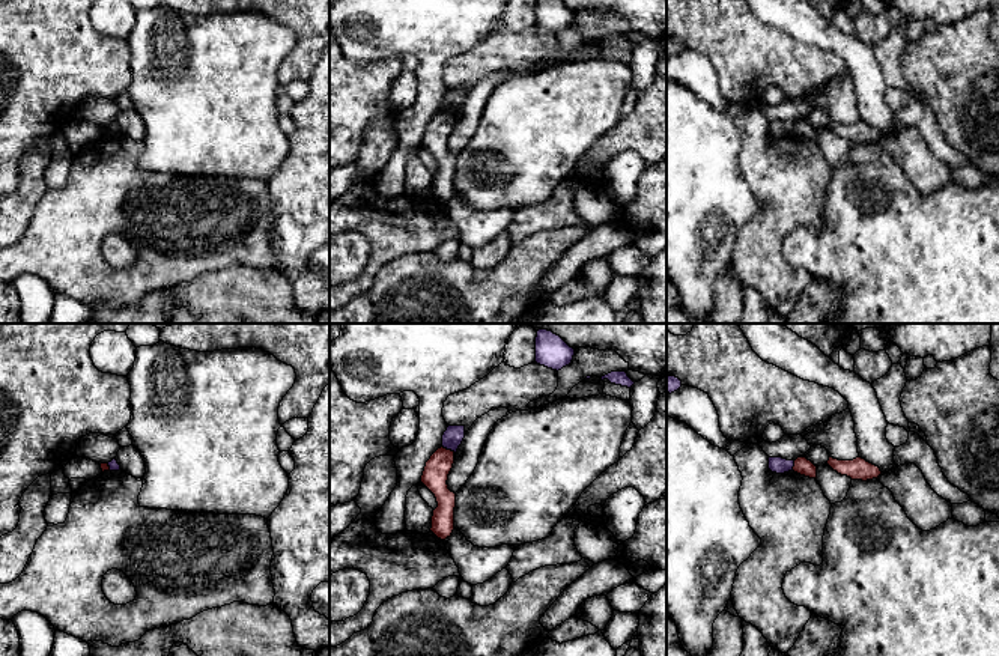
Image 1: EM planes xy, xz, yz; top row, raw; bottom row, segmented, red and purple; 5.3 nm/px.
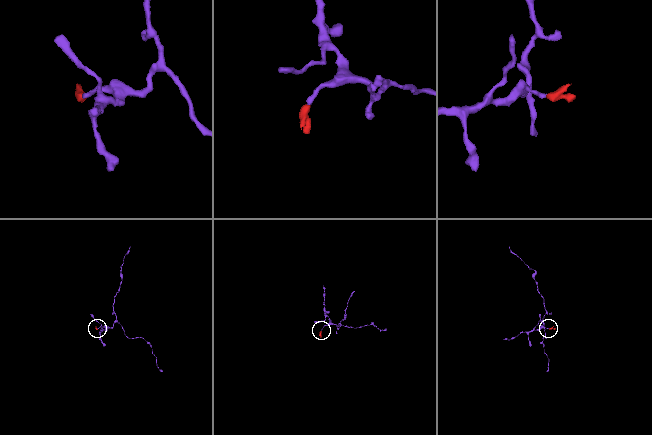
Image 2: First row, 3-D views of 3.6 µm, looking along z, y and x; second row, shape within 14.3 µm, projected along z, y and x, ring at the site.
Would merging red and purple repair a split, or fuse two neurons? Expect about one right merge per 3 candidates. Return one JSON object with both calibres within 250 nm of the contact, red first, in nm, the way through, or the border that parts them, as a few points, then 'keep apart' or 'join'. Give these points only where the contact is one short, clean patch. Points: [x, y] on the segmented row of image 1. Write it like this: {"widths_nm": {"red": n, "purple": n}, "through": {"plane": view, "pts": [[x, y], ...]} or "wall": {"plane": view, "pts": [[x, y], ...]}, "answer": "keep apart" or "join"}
{"widths_nm": {"red": 140, "purple": 110}, "wall": {"plane": "xz", "pts": [[443, 446], [455, 452]]}, "answer": "keep apart"}

